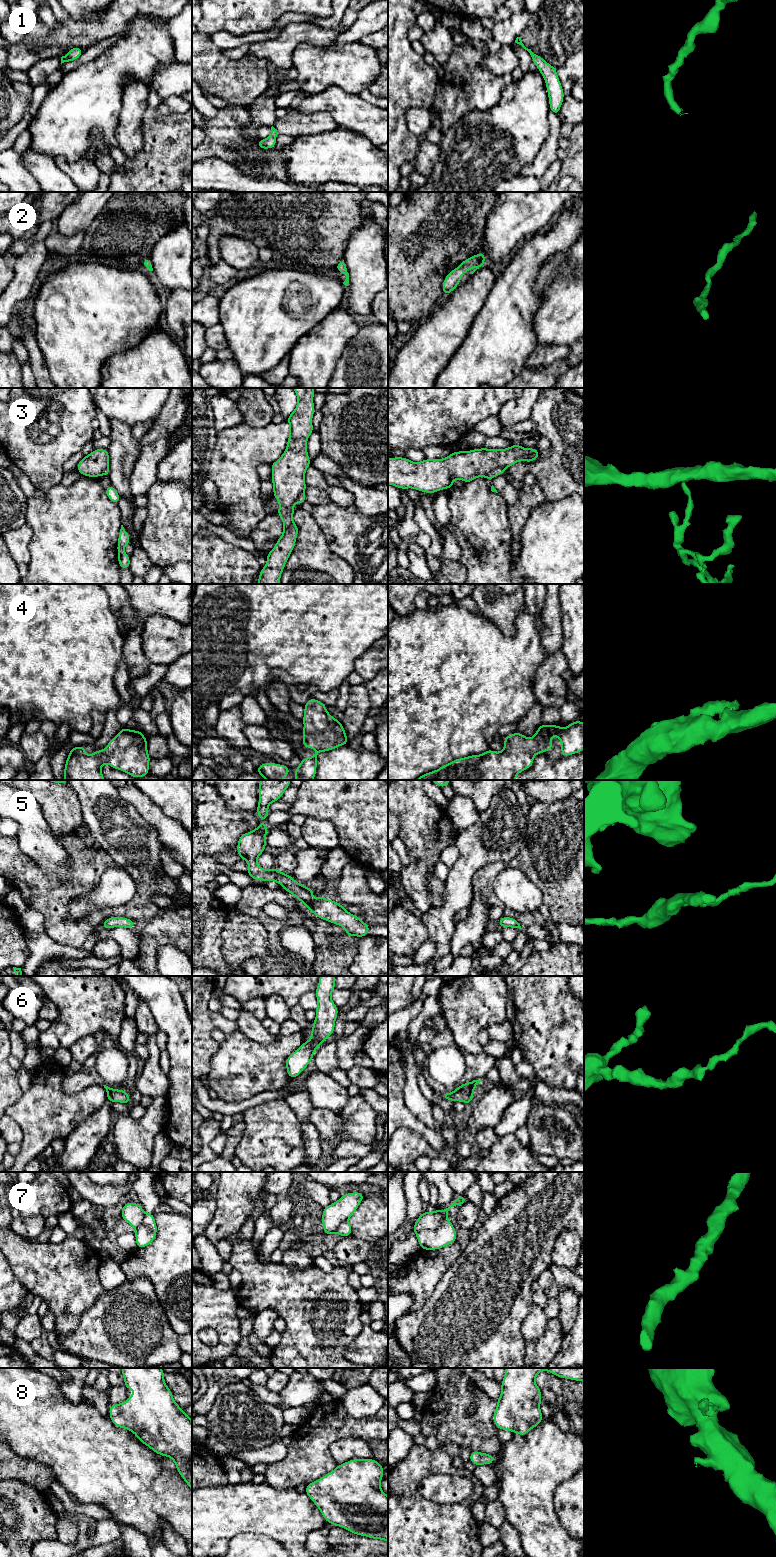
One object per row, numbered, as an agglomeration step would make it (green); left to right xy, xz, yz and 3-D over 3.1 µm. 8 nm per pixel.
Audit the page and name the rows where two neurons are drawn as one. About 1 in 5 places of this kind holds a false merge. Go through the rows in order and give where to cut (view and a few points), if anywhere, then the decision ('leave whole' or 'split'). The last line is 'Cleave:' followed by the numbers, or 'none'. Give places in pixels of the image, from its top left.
1: cut none; leave whole
2: cut none; leave whole
3: cut yz (504, 468), (493, 470), (485, 476); split
4: cut none; leave whole
5: cut none; leave whole
6: cut none; leave whole
7: cut yz (447, 1216), (435, 1229), (422, 1229), (416, 1235); split
8: cut none; leave whole
Cleave: 3, 7

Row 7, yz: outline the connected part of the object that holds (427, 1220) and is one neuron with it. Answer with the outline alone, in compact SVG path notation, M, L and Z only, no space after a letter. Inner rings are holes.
M465 1195L460 1197L455 1197L453 1203L444 1210L439 1210L436 1208L434 1212L424 1211L416 1220L413 1225L413 1231L415 1235L421 1230L436 1230L441 1225L442 1220L448 1217L448 1211L451 1207L455 1206L456 1208L463 1205L467 1200Z

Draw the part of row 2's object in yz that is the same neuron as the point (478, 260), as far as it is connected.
M485 253L473 255L470 258L462 261L457 268L450 271L442 283L444 295L446 296L450 294L460 284L460 279L466 271L471 269L472 266L475 266L476 269L473 270L471 274L473 274L477 269L481 268L485 264L485 258Z

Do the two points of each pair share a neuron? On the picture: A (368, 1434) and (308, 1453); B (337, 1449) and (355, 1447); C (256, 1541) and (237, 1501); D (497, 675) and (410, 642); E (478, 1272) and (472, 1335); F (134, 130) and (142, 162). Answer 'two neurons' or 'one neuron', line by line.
A: one neuron
B: one neuron
C: two neurons
D: one neuron
E: one neuron
F: two neurons

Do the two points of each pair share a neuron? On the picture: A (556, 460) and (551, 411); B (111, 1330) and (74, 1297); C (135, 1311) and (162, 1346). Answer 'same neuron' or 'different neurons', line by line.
A: same neuron
B: different neurons
C: same neuron

